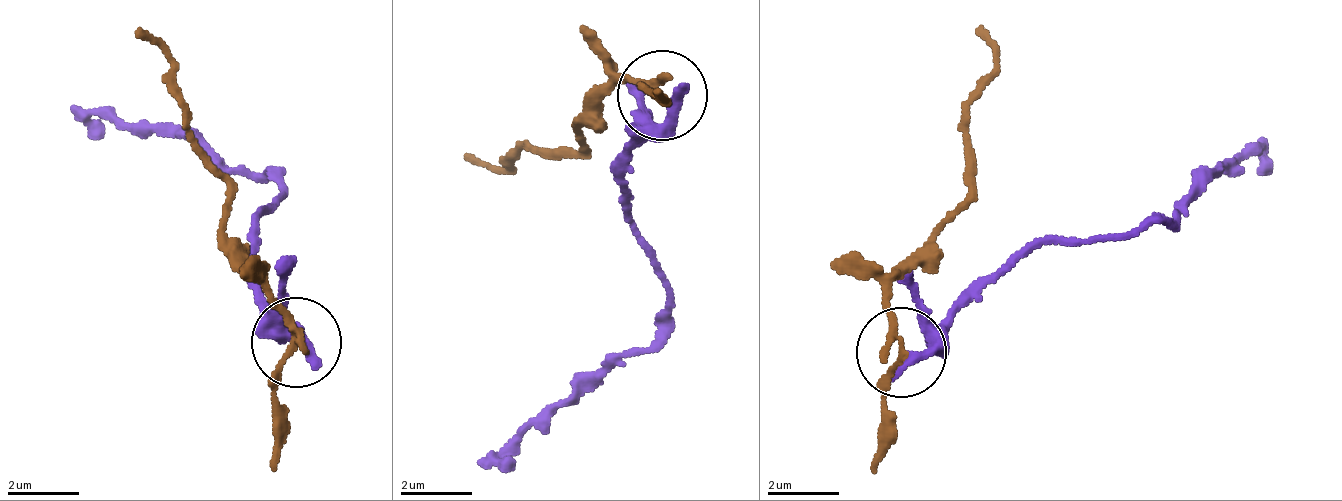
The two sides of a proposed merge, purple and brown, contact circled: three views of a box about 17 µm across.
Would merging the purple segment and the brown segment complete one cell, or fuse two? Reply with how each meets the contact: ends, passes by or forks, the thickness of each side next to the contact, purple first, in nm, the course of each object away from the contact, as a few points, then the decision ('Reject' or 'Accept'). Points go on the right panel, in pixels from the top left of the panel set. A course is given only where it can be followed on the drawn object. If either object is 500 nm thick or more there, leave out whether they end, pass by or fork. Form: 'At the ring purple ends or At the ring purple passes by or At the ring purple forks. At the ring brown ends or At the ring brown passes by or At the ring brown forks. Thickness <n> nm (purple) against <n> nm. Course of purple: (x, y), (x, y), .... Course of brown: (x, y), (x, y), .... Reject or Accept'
At the ring purple ends. At the ring brown forks. Thickness 320 nm (purple) against 140 nm. Course of purple: (908, 349), (936, 349), (957, 318), (1009, 261), (1167, 219), (1259, 136). Course of brown: (899, 349), (894, 283), (931, 231), (968, 196), (963, 156), (993, 53), (979, 23). Reject

